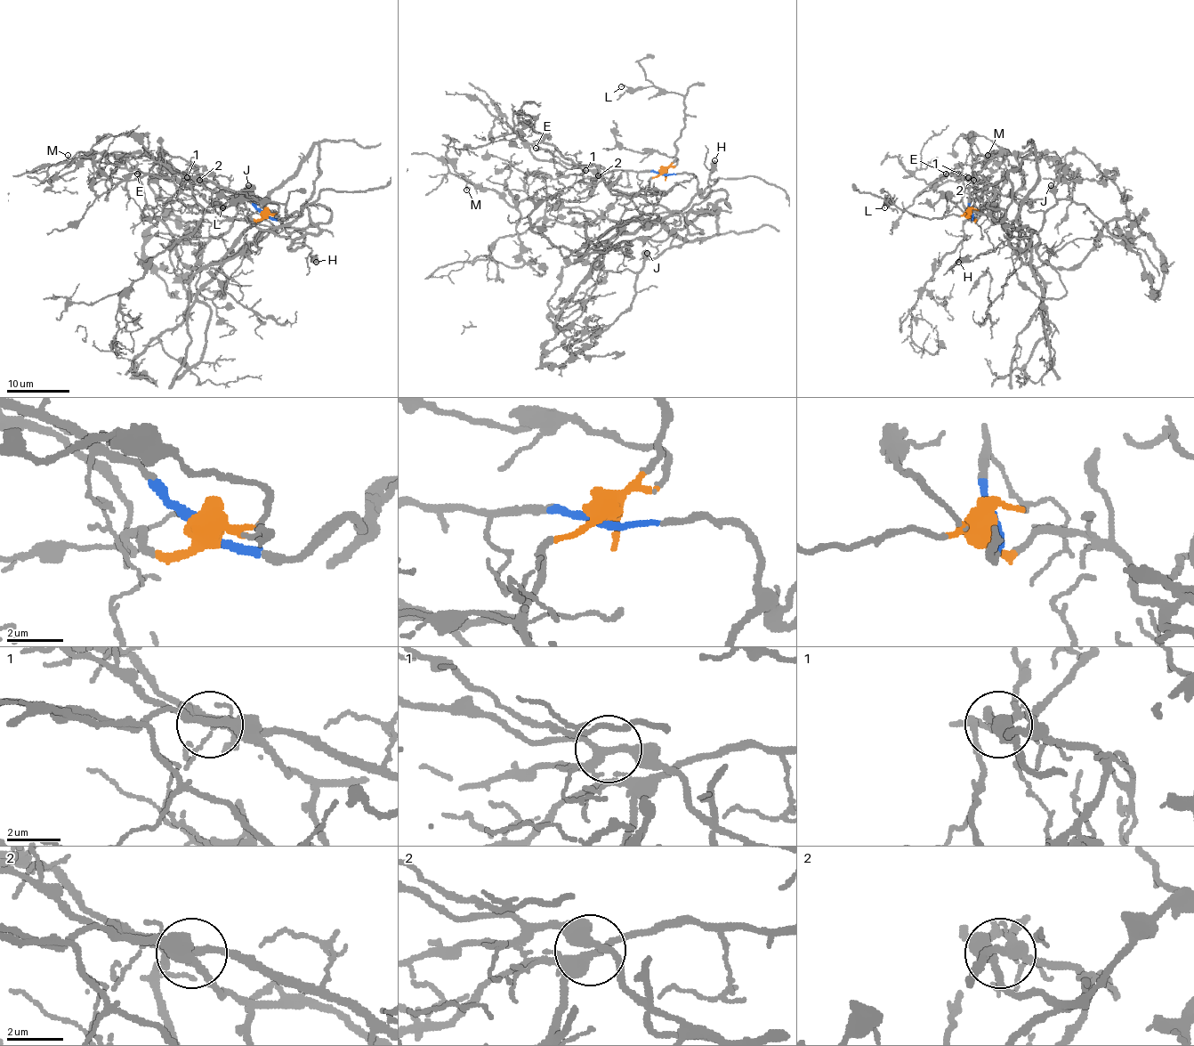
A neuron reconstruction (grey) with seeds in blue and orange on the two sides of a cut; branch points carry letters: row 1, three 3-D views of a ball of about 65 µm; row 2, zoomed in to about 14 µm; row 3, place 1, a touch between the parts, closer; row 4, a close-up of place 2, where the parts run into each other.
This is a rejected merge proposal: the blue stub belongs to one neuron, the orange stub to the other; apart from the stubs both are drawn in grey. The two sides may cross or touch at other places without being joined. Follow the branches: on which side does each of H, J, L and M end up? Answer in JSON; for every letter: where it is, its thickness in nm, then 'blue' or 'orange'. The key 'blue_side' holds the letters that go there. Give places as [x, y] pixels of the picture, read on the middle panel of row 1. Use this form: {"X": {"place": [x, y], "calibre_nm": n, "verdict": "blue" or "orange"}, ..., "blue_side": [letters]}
{"H": {"place": [714, 160], "calibre_nm": 550, "verdict": "orange"}, "J": {"place": [647, 253], "calibre_nm": 650, "verdict": "orange"}, "L": {"place": [621, 86], "calibre_nm": 110, "verdict": "orange"}, "M": {"place": [466, 190], "calibre_nm": 140, "verdict": "blue"}, "blue_side": ["M"]}

